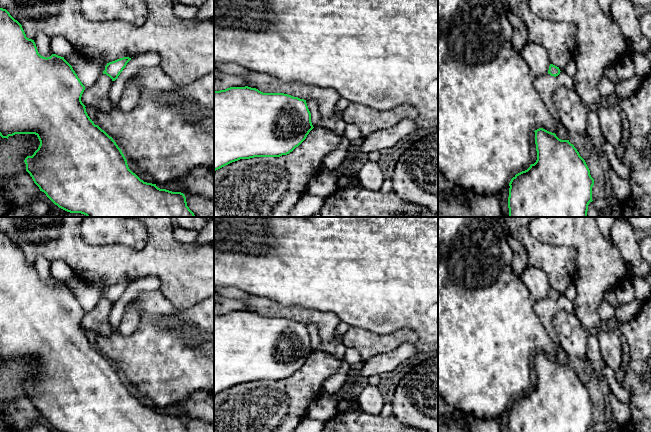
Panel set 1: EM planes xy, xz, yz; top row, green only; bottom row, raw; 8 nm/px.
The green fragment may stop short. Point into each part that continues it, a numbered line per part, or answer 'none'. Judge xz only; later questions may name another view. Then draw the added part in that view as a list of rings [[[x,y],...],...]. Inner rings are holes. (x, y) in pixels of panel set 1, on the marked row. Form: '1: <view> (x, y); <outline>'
none

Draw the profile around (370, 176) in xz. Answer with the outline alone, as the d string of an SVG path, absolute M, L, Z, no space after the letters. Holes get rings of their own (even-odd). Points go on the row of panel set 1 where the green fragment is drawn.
M367 161L356 174L358 182L370 191L378 191L384 181L384 174L377 162Z

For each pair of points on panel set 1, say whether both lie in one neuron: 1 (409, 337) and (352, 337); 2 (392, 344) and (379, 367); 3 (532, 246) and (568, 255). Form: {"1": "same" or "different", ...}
{"1": "same", "2": "different", "3": "same"}

